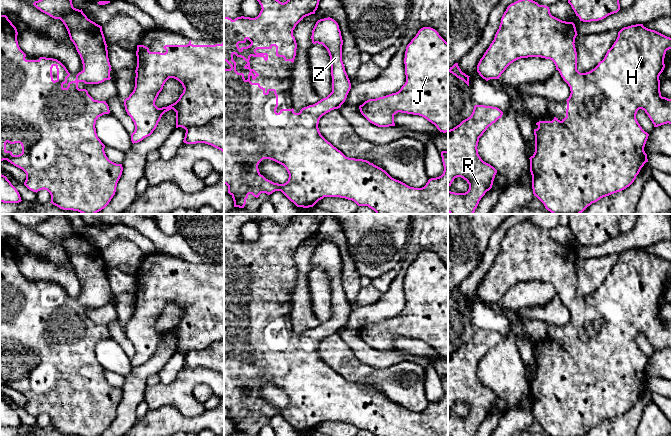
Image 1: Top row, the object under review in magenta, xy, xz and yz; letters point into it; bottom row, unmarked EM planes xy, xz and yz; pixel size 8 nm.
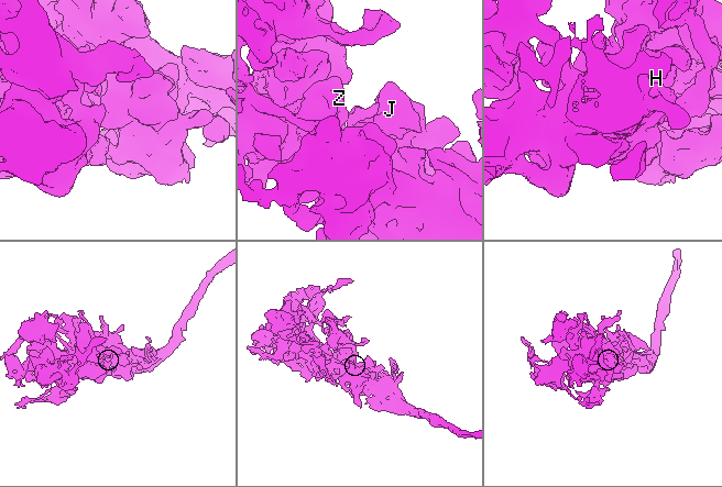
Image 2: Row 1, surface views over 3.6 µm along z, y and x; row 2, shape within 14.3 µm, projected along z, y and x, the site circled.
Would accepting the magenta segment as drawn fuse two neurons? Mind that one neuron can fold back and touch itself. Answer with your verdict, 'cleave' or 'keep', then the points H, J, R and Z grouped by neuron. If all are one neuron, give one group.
keep | H J R Z

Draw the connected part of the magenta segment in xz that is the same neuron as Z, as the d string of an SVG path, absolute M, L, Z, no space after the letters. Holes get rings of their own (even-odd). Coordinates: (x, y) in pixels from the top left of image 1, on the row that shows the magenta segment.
M257 0L257 1L261 5L262 9L259 15L255 18L241 16L232 20L229 17L224 17L224 61L226 61L231 66L230 69L224 69L224 184L228 186L228 193L233 198L234 207L244 208L246 204L246 199L248 198L249 194L252 194L254 197L258 198L261 193L266 193L270 195L275 191L281 191L297 207L303 207L303 208L313 207L319 200L323 199L324 197L340 197L348 200L352 200L358 206L368 206L369 208L374 210L376 214L448 214L448 151L441 152L442 162L444 166L443 174L439 177L429 179L426 185L422 188L414 188L406 185L405 183L399 180L392 178L385 170L374 165L373 163L370 163L367 160L346 157L340 150L334 147L321 135L318 128L320 118L326 113L330 112L331 110L340 108L341 105L345 102L347 95L351 89L351 83L345 71L345 67L342 61L343 40L341 36L341 31L339 29L338 23L334 19L328 17L318 20L312 30L312 36L311 36L313 44L316 43L322 44L329 53L330 62L331 62L332 92L326 98L321 99L317 103L302 108L299 113L295 113L293 108L281 109L279 113L276 112L276 109L278 107L278 95L276 93L276 90L268 89L266 91L265 88L261 87L259 83L252 83L250 81L251 78L255 80L259 76L259 74L254 69L250 68L250 62L249 62L250 57L251 56L263 57L264 60L267 61L268 54L257 53L256 50L271 49L273 46L275 46L276 56L283 57L285 61L291 61L293 63L297 49L297 43L295 37L293 36L293 30L304 17L309 16L311 14L315 14L315 11L318 8L320 0L287 0L284 3L280 2L279 0ZM234 54L237 57L241 57L243 60L247 62L247 64L244 66L245 69L248 69L250 71L247 80L244 78L243 73L238 73L236 71L236 62L233 60ZM263 159L270 159L283 165L289 174L288 181L284 184L278 184L266 179L263 175L261 175L258 169L258 165Z

